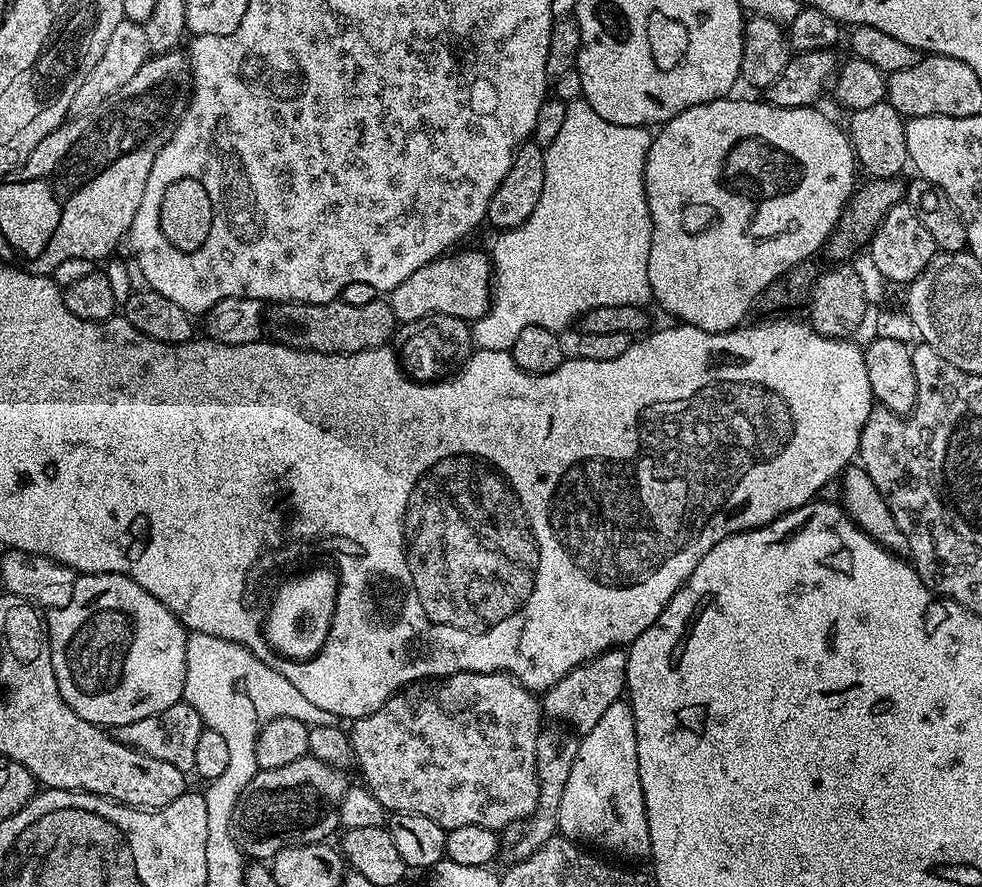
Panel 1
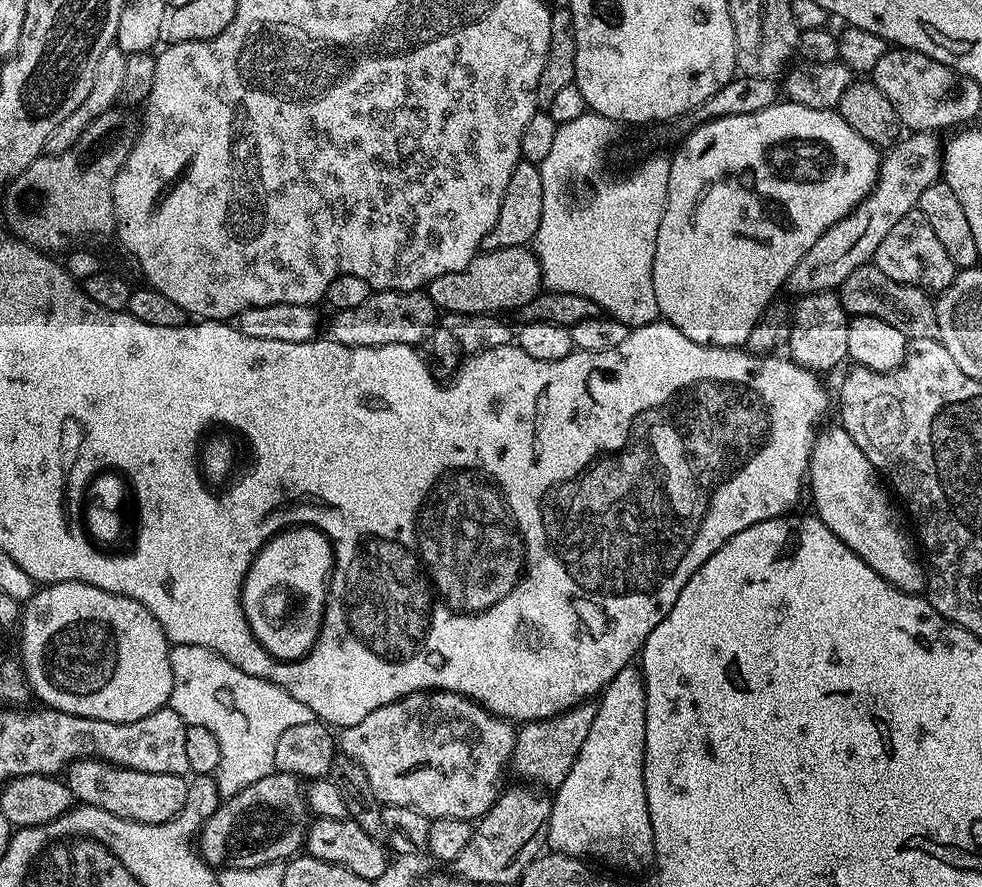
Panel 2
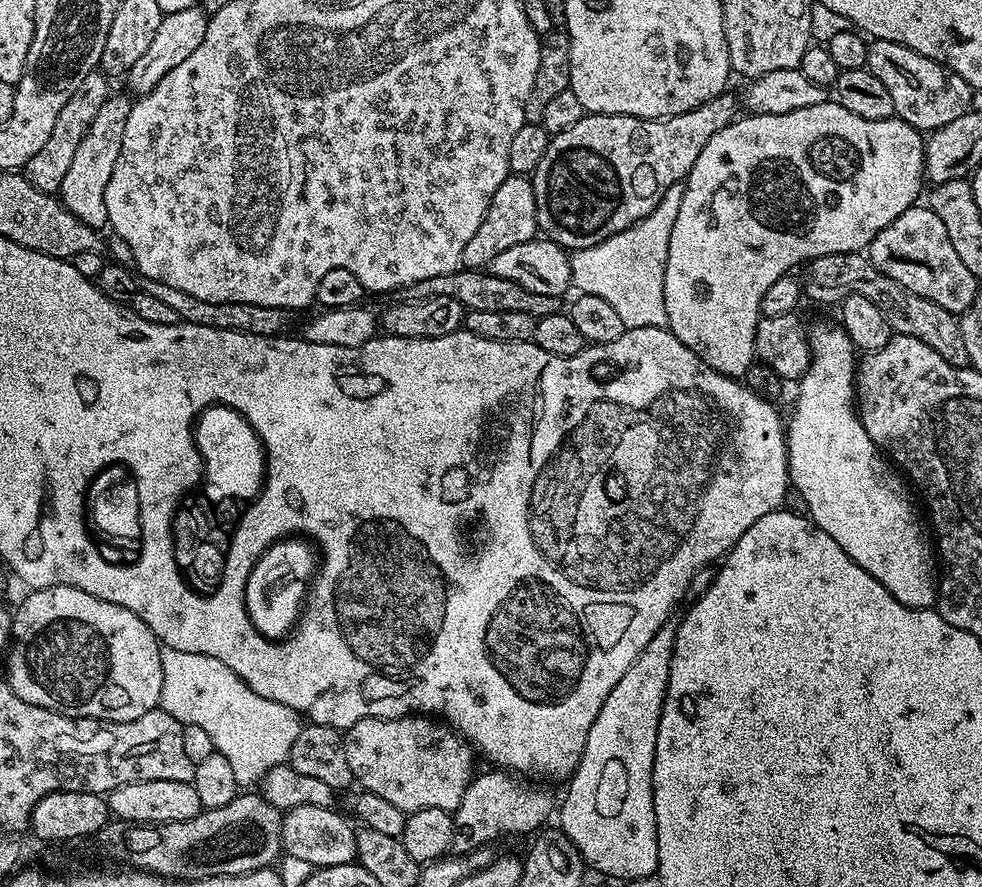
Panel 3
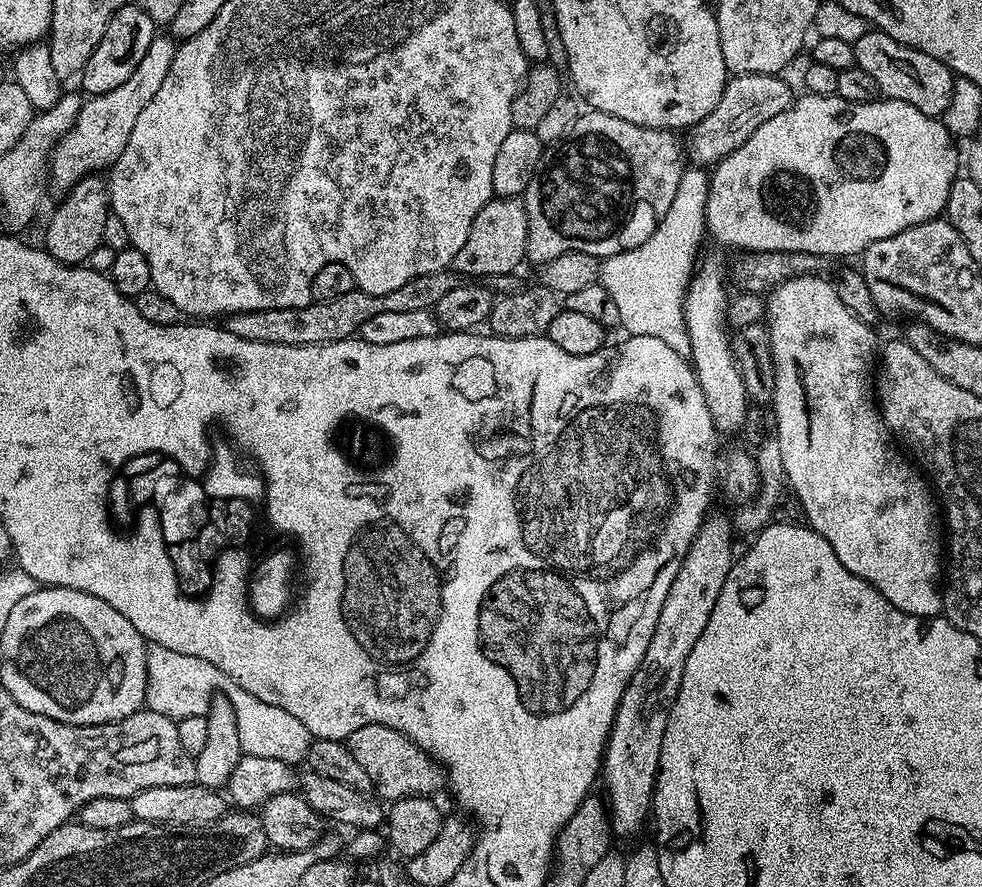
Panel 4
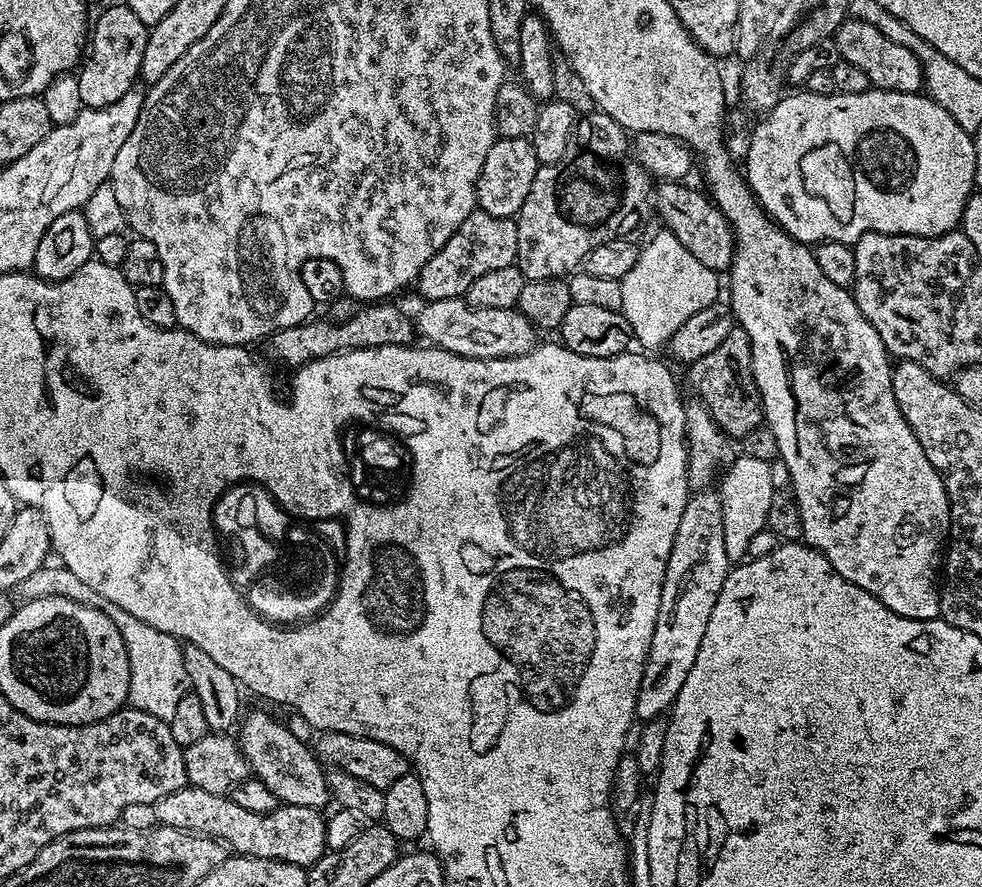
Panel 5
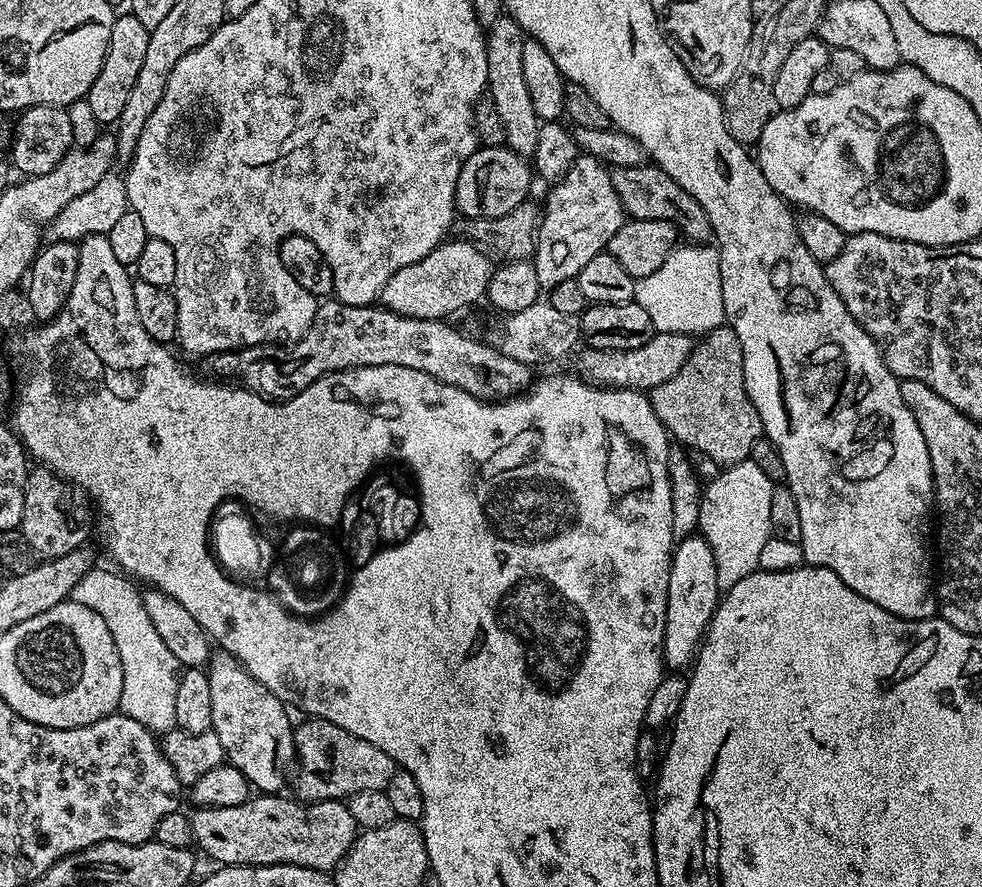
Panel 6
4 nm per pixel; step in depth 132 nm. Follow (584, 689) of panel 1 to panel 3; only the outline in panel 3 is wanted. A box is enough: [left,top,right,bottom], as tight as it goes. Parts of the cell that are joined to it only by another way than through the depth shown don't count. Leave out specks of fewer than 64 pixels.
[452,770,554,854]

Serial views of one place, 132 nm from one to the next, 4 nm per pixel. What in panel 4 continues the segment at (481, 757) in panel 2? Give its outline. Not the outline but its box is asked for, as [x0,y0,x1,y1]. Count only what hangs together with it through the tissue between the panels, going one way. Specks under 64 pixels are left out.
[346,726,446,802]

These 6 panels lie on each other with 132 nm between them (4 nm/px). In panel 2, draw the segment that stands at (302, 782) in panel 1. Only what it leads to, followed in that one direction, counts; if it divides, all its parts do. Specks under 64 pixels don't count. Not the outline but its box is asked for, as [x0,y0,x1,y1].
[198,770,310,869]

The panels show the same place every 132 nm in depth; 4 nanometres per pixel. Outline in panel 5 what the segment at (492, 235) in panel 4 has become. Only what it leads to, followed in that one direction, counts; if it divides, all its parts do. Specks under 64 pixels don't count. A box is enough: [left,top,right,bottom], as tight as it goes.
[414,210,518,300]

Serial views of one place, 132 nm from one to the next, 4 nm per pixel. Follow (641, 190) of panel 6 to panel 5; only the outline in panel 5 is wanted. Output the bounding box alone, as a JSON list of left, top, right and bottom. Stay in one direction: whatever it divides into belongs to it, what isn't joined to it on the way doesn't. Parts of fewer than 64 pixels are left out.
[654,182,736,274]

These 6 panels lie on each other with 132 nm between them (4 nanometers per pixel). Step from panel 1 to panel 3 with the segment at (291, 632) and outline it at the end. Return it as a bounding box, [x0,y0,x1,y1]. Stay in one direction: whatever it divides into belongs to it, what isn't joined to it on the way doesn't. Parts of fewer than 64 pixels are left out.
[245,537,317,639]

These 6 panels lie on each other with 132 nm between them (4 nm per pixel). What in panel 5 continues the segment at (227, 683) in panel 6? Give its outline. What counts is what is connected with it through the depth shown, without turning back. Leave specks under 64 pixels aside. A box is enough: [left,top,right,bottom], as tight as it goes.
[238,712,330,810]

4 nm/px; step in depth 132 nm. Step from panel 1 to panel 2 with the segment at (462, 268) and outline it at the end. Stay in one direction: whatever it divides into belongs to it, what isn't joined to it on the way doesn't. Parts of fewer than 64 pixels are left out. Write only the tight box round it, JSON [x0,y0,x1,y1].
[426,247,542,316]

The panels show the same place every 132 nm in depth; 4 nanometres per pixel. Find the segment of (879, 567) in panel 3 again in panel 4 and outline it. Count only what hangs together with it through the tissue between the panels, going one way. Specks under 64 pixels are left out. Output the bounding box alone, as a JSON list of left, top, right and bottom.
[764,274,942,618]

